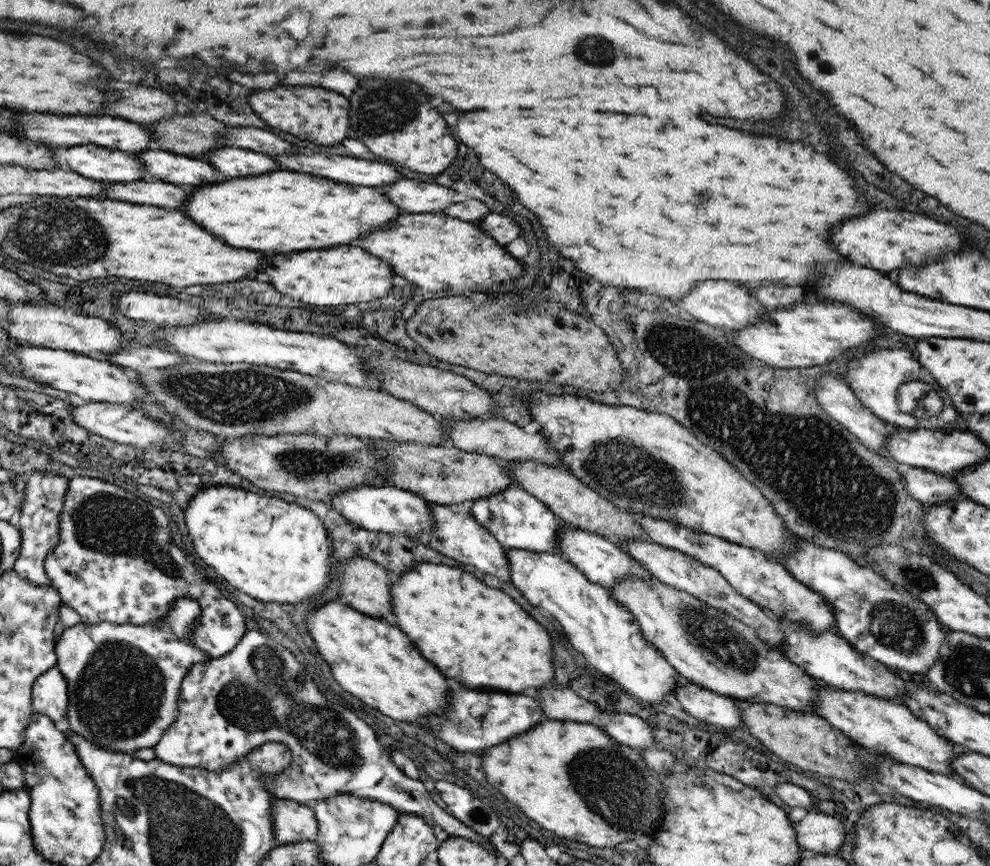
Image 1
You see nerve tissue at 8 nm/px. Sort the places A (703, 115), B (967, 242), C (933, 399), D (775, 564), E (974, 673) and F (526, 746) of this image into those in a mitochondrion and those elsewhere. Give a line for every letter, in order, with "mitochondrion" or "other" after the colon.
A: other
B: other
C: mitochondrion
D: other
E: mitochondrion
F: other

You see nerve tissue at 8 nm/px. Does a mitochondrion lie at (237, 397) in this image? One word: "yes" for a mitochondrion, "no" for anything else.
yes

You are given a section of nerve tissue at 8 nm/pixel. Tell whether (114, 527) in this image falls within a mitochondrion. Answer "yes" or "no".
yes

